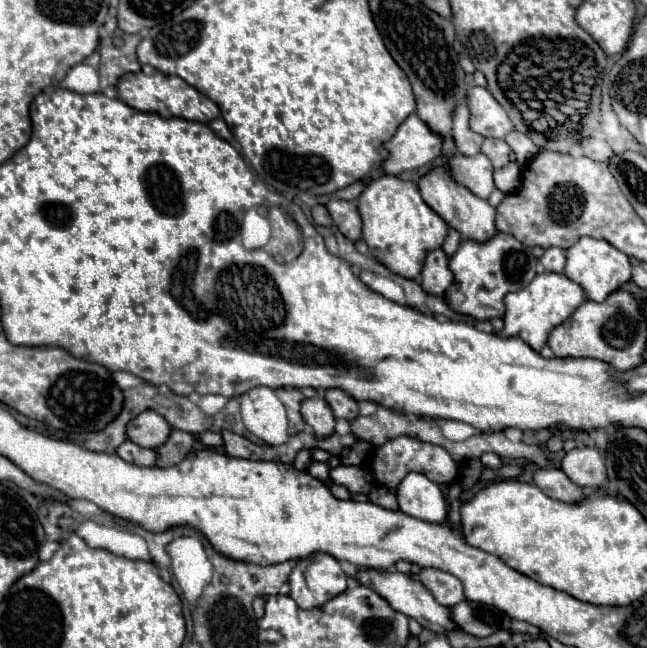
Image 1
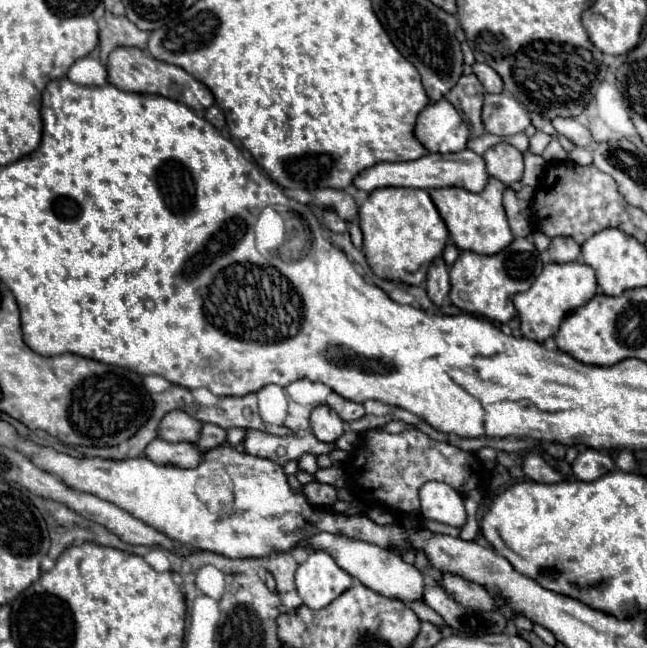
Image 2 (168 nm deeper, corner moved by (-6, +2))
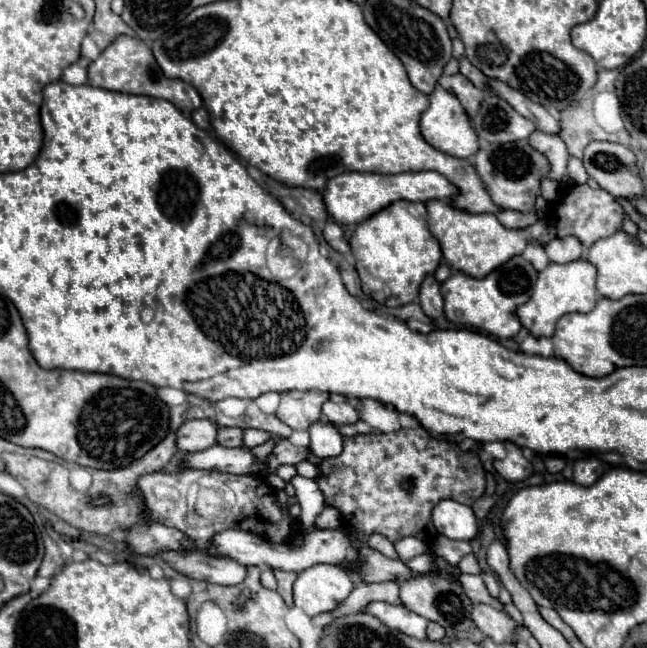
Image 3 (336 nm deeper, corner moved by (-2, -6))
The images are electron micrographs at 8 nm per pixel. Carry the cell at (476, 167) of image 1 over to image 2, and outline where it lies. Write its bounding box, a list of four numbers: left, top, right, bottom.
[352,149,488,193]

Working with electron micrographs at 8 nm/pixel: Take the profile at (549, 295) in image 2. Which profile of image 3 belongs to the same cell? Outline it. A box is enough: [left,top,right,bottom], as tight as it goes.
[516,261,596,337]

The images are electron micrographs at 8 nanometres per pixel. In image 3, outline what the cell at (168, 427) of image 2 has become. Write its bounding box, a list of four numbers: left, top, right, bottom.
[176,419,218,453]

